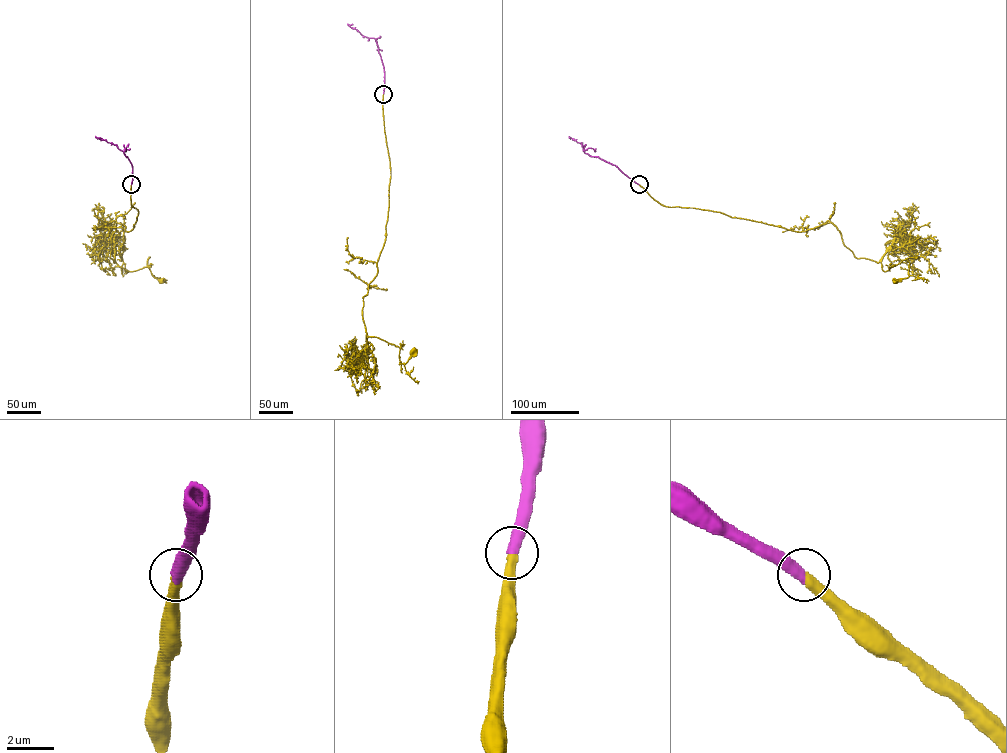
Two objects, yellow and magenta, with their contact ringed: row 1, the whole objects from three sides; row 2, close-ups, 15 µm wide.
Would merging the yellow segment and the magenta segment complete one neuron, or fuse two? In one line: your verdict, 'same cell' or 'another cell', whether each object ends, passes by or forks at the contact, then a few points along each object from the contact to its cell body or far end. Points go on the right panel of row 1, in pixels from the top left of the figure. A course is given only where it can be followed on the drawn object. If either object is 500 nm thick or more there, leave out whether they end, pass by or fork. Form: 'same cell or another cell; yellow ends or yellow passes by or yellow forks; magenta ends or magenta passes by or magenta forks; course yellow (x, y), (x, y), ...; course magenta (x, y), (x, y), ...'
same cell; course yellow (639, 184), (670, 207), (799, 231), (831, 222), (884, 271), (907, 258), (908, 276), (894, 280); course magenta (639, 184), (615, 165), (585, 153), (580, 143), (569, 137)

